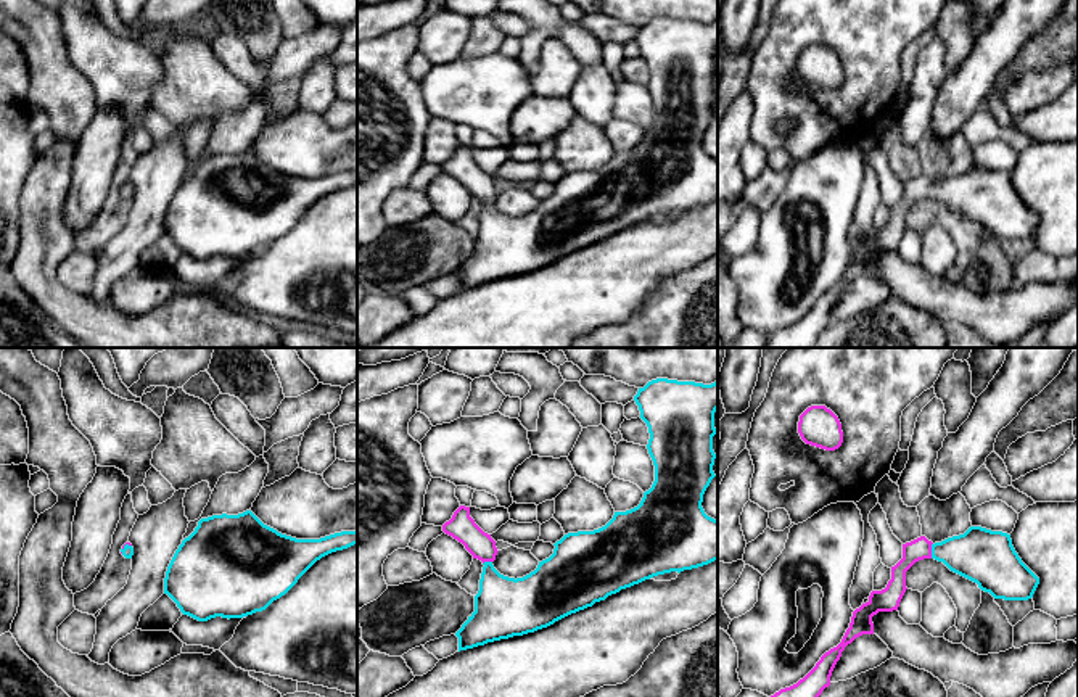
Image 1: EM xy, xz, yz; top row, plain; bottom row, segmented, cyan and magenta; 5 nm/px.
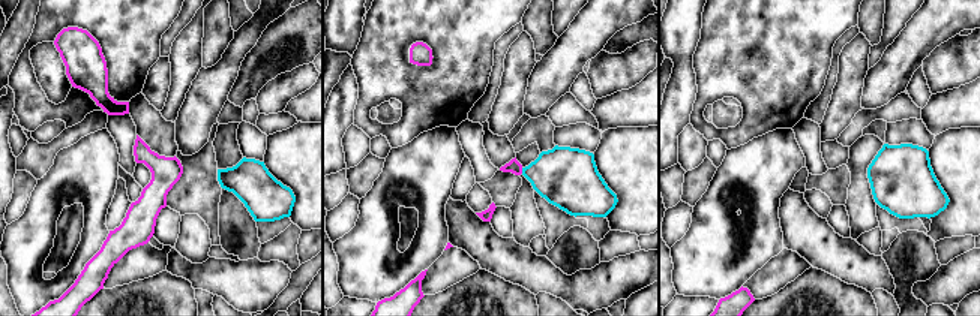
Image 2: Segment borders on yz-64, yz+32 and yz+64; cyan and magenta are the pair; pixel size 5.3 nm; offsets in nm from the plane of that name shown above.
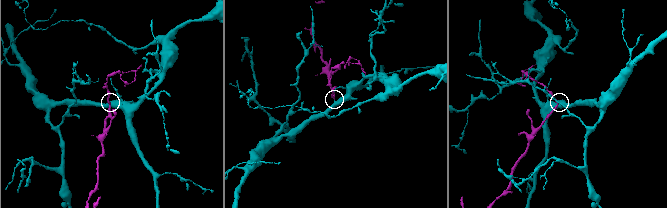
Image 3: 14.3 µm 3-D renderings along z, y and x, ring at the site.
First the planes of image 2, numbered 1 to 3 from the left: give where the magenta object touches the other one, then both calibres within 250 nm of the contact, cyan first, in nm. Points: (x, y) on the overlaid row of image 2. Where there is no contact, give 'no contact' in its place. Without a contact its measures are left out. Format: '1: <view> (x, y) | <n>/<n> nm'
1: no contact
2: yz+32 (523, 171) | 320/70 nm
3: no contact

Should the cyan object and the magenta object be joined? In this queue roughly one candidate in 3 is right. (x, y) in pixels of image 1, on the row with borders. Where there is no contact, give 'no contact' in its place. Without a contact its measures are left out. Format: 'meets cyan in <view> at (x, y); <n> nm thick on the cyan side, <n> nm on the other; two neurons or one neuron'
meets cyan in yz at (932, 551); 280 nm thick on the cyan side, 110 nm on the other; one neuron

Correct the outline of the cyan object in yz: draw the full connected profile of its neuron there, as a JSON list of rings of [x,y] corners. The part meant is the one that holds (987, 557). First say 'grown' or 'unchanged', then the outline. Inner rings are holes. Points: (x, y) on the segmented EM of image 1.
grown | [[[970,526],[964,534],[935,544],[920,536],[903,544],[903,559],[891,567],[887,588],[872,591],[869,600],[853,612],[841,642],[825,652],[803,679],[771,697],[819,697],[830,686],[832,671],[845,647],[862,634],[874,634],[872,617],[898,610],[907,589],[906,571],[924,559],[943,562],[994,599],[1028,600],[1039,584],[1039,578],[1022,562],[1007,533]]]

